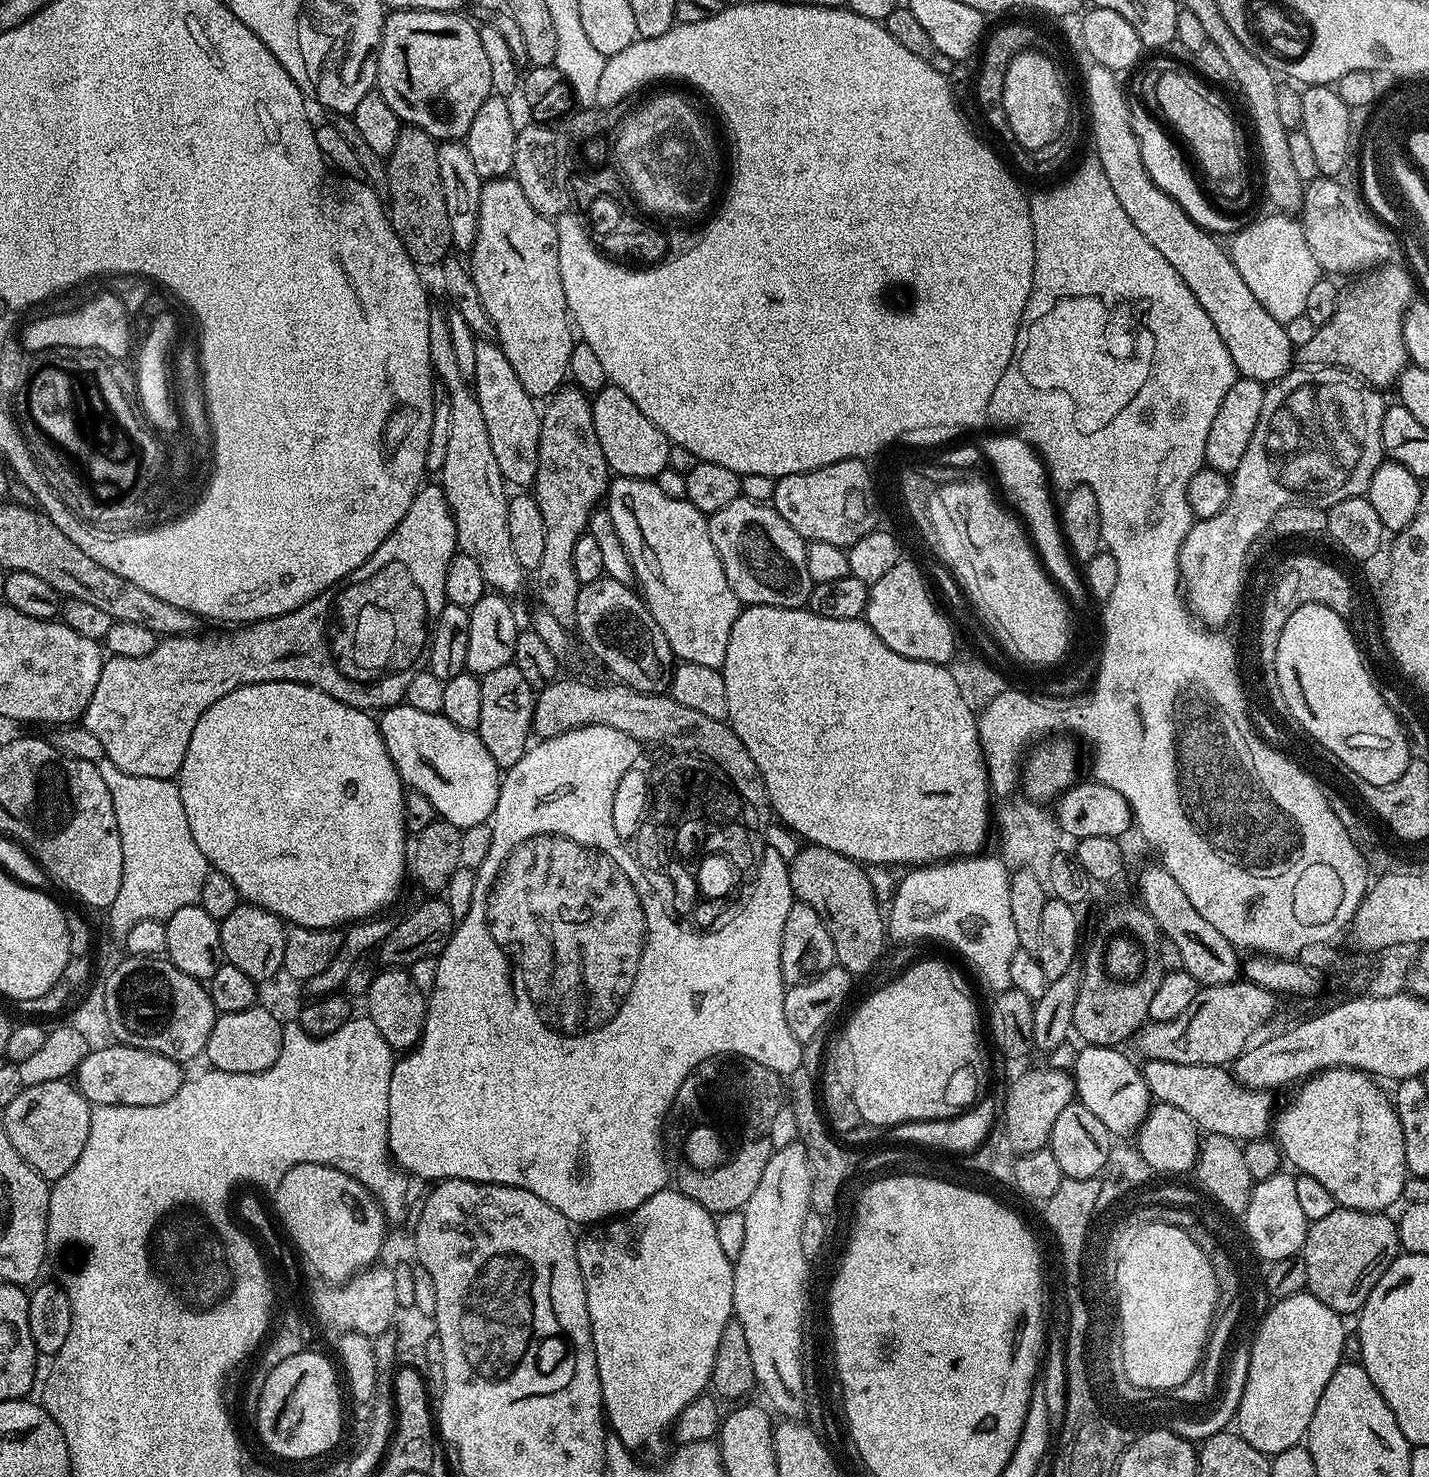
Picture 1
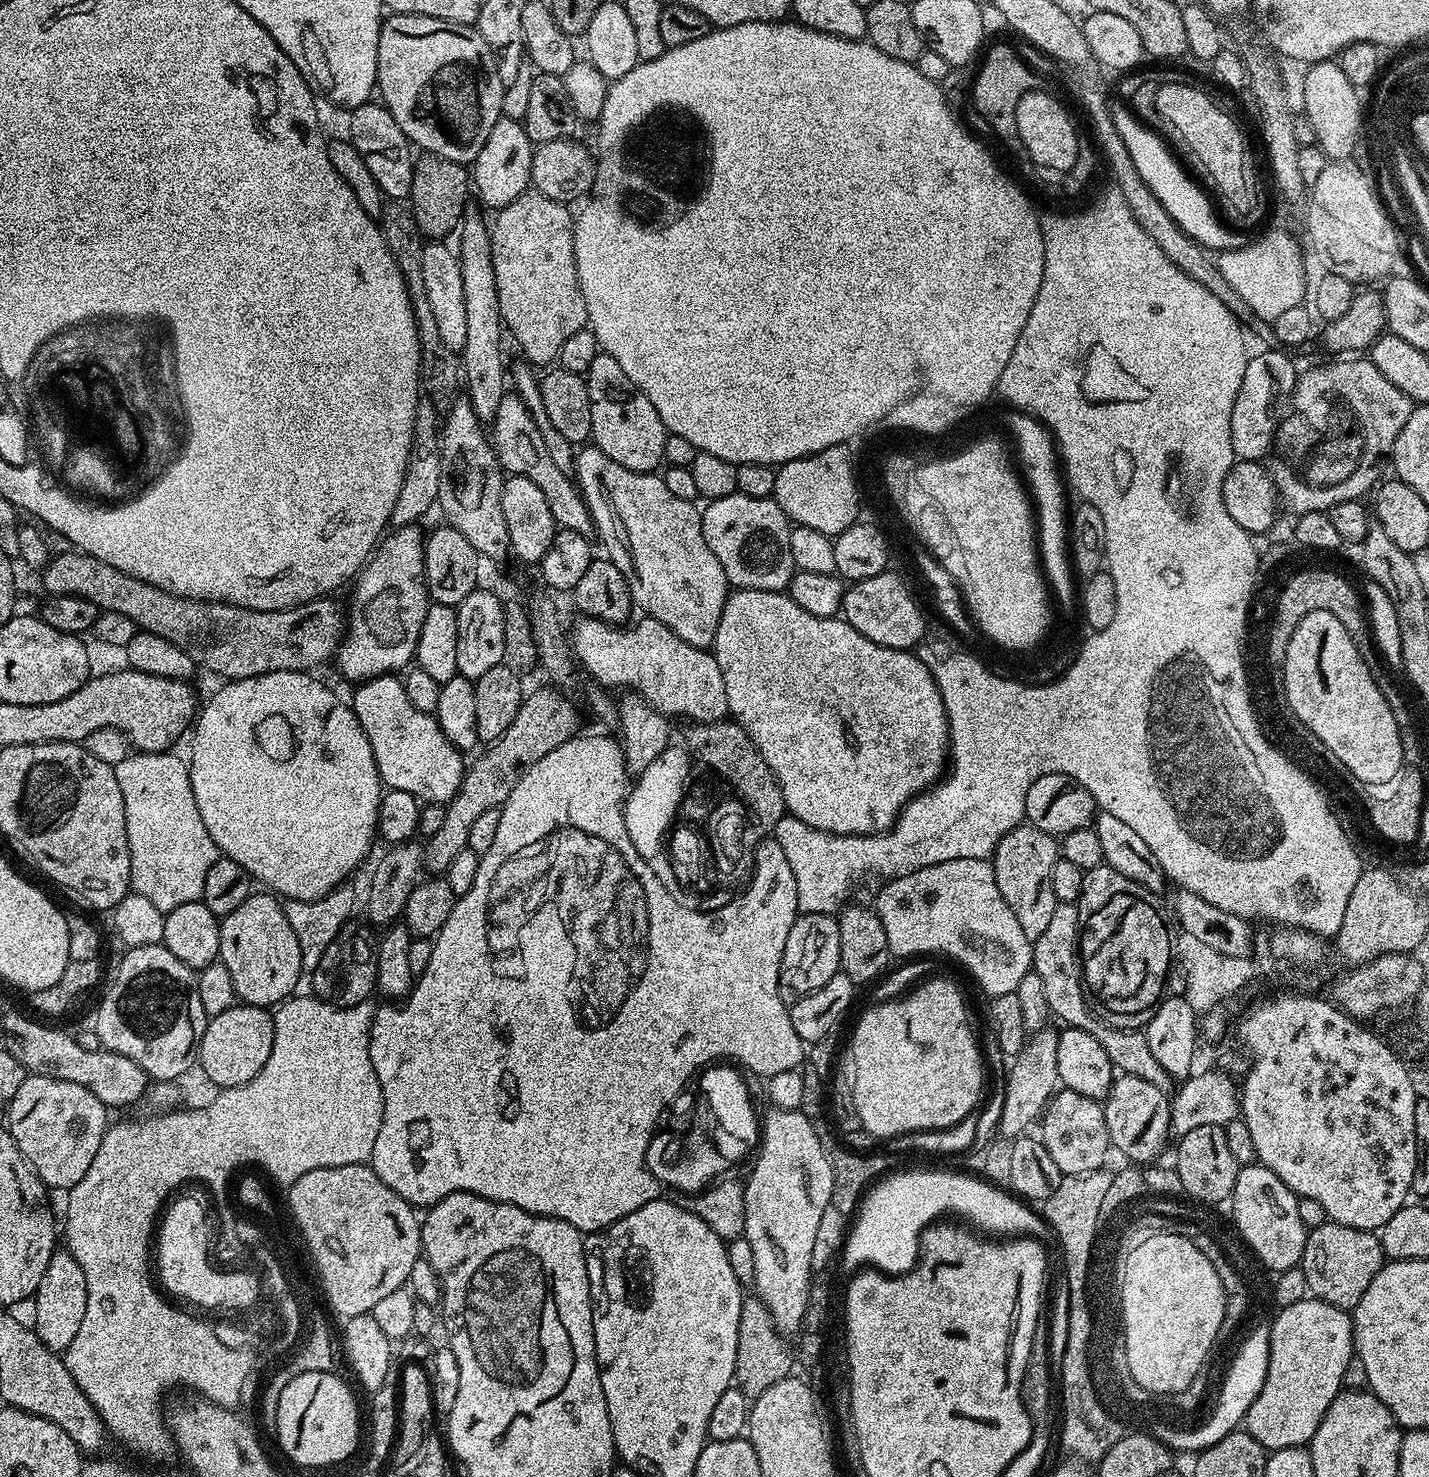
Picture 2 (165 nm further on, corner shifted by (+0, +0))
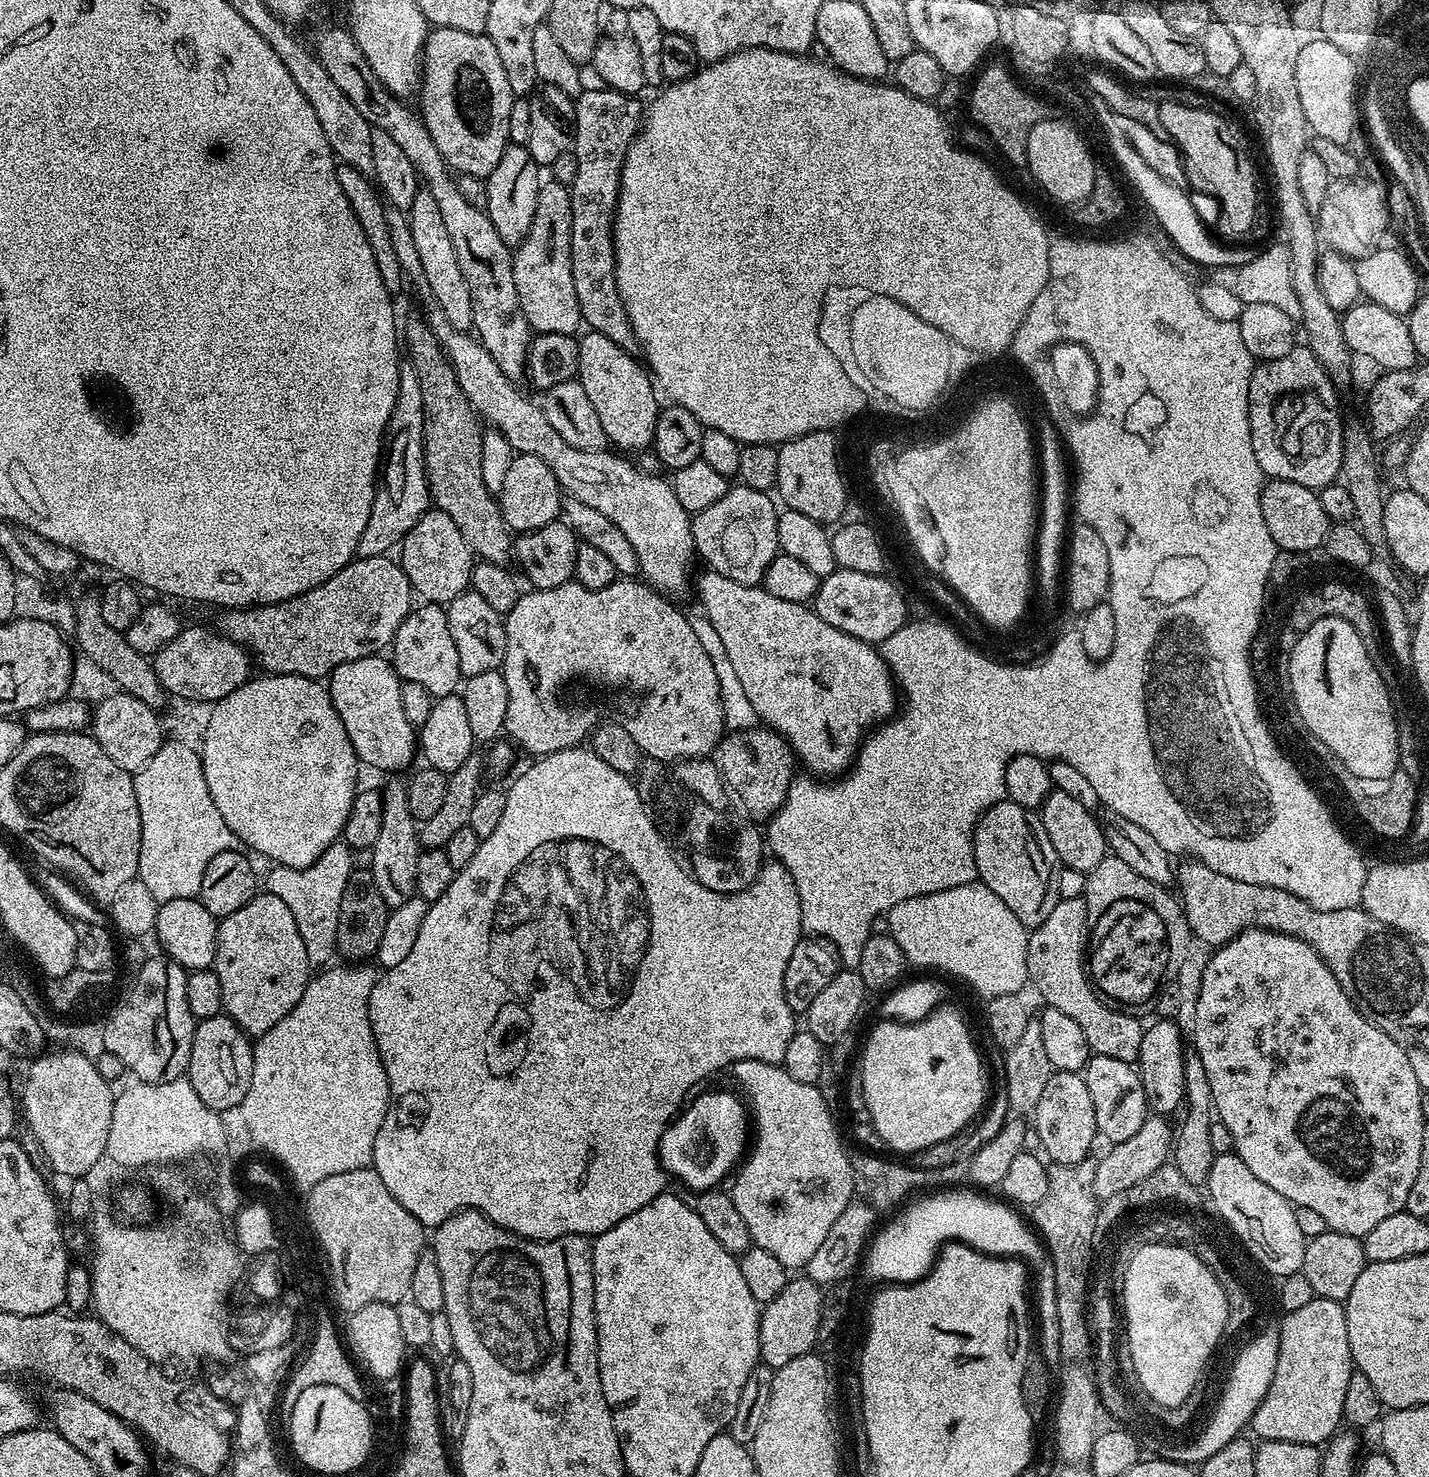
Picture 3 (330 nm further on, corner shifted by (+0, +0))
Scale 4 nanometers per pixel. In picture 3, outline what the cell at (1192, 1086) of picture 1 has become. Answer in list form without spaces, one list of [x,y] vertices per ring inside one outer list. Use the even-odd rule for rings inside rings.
[[[1084,897],[1059,899],[1046,920],[1028,934],[1026,970],[1031,987],[1036,987],[1047,1007],[1062,1010],[1062,1014],[1067,1014],[1081,1028],[1089,1049],[1095,1055],[1136,1064],[1142,1050],[1145,1025],[1139,1024],[1131,1011],[1121,1010],[1098,995],[1086,967],[1089,943],[1090,917]]]

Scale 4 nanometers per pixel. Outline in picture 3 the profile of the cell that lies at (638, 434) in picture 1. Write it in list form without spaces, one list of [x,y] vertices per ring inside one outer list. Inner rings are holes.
[[[591,330],[585,333],[585,336],[579,337],[576,376],[582,390],[586,390],[586,395],[594,405],[594,411],[598,413],[598,422],[602,422],[602,430],[609,445],[624,454],[640,454],[651,449],[661,405],[656,404],[657,389],[654,387],[649,369],[639,359],[636,361],[637,357],[633,353],[610,342],[606,334],[598,334]]]

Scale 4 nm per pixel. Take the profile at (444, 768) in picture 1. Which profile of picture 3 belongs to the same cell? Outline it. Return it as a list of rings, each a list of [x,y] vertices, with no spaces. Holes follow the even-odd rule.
[[[383,655],[363,656],[354,662],[342,662],[327,677],[326,687],[332,695],[334,710],[338,710],[338,718],[342,718],[342,726],[346,726],[346,734],[356,751],[356,759],[361,765],[369,764],[372,768],[381,768],[388,774],[396,774],[399,768],[404,768],[418,752],[418,732],[410,722],[406,722],[406,714],[402,711],[402,681],[391,659]]]

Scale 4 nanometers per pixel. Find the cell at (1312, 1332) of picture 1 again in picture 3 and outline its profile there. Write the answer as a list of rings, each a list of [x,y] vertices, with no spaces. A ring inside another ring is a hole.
[[[1313,1298],[1310,1302],[1306,1302],[1306,1306],[1287,1313],[1280,1324],[1278,1366],[1274,1366],[1274,1382],[1270,1382],[1270,1390],[1266,1390],[1266,1398],[1262,1398],[1258,1410],[1252,1416],[1251,1431],[1256,1431],[1261,1441],[1281,1440],[1323,1445],[1337,1435],[1341,1427],[1344,1419],[1342,1401],[1346,1398],[1346,1385],[1349,1384],[1350,1374],[1354,1370],[1344,1305],[1338,1300]]]

